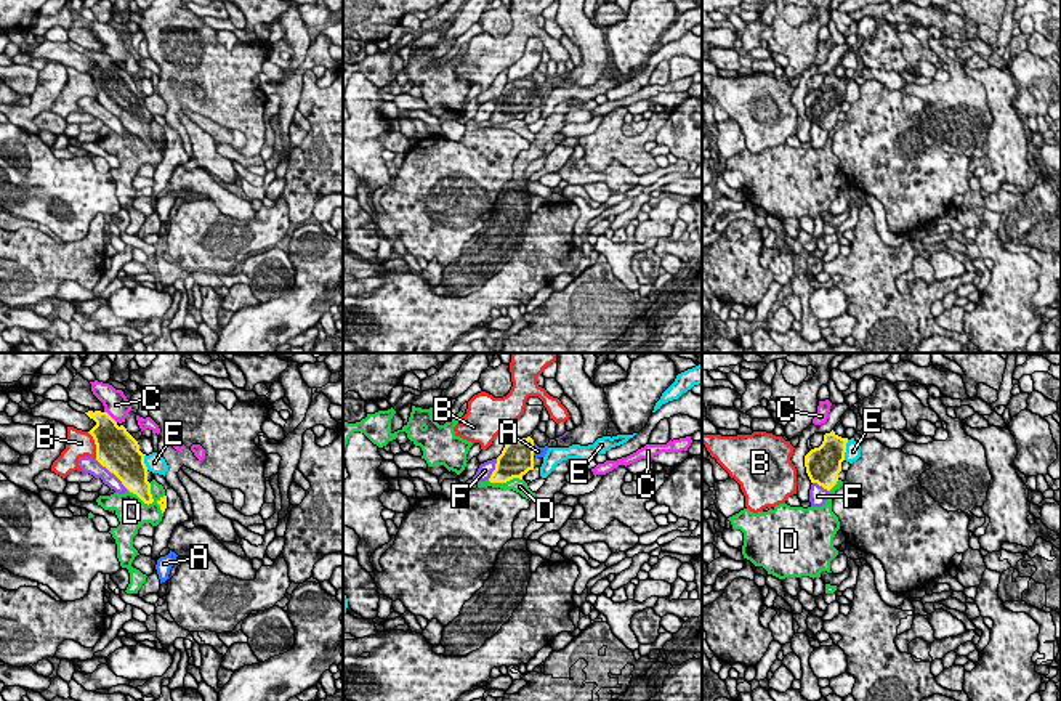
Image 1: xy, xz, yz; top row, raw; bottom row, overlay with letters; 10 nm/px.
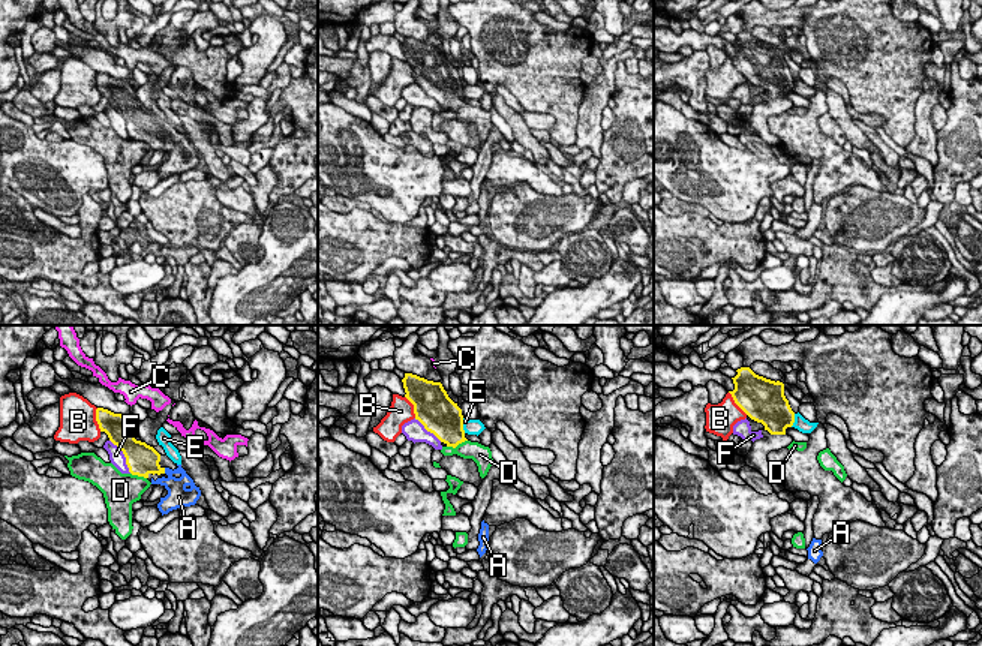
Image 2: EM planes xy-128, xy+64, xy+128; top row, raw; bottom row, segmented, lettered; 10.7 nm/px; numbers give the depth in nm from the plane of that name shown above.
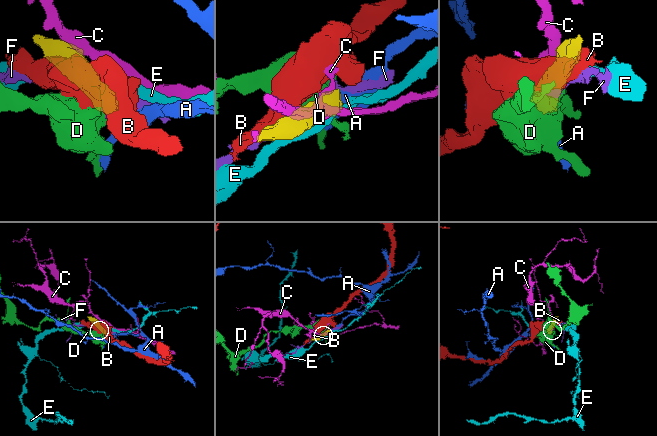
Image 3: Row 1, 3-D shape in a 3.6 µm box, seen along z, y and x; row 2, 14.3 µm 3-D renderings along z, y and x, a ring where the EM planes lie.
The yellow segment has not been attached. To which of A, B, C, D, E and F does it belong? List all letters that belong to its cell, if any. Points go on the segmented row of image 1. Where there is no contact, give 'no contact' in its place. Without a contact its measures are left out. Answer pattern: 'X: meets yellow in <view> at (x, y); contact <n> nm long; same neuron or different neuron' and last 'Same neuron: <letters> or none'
A: meets yellow in xz at (532, 449); contact 130 nm long; same neuron
B: meets yellow in xy at (95, 443); contact 280 nm long; different neuron
C: meets yellow in xy at (111, 417); contact 170 nm long; different neuron
D: meets yellow in xy at (148, 504); contact 460 nm long; different neuron
E: meets yellow in yz at (845, 449); contact 220 nm long; different neuron
F: meets yellow in xy at (111, 472); contact 440 nm long; different neuron
Same neuron: A

